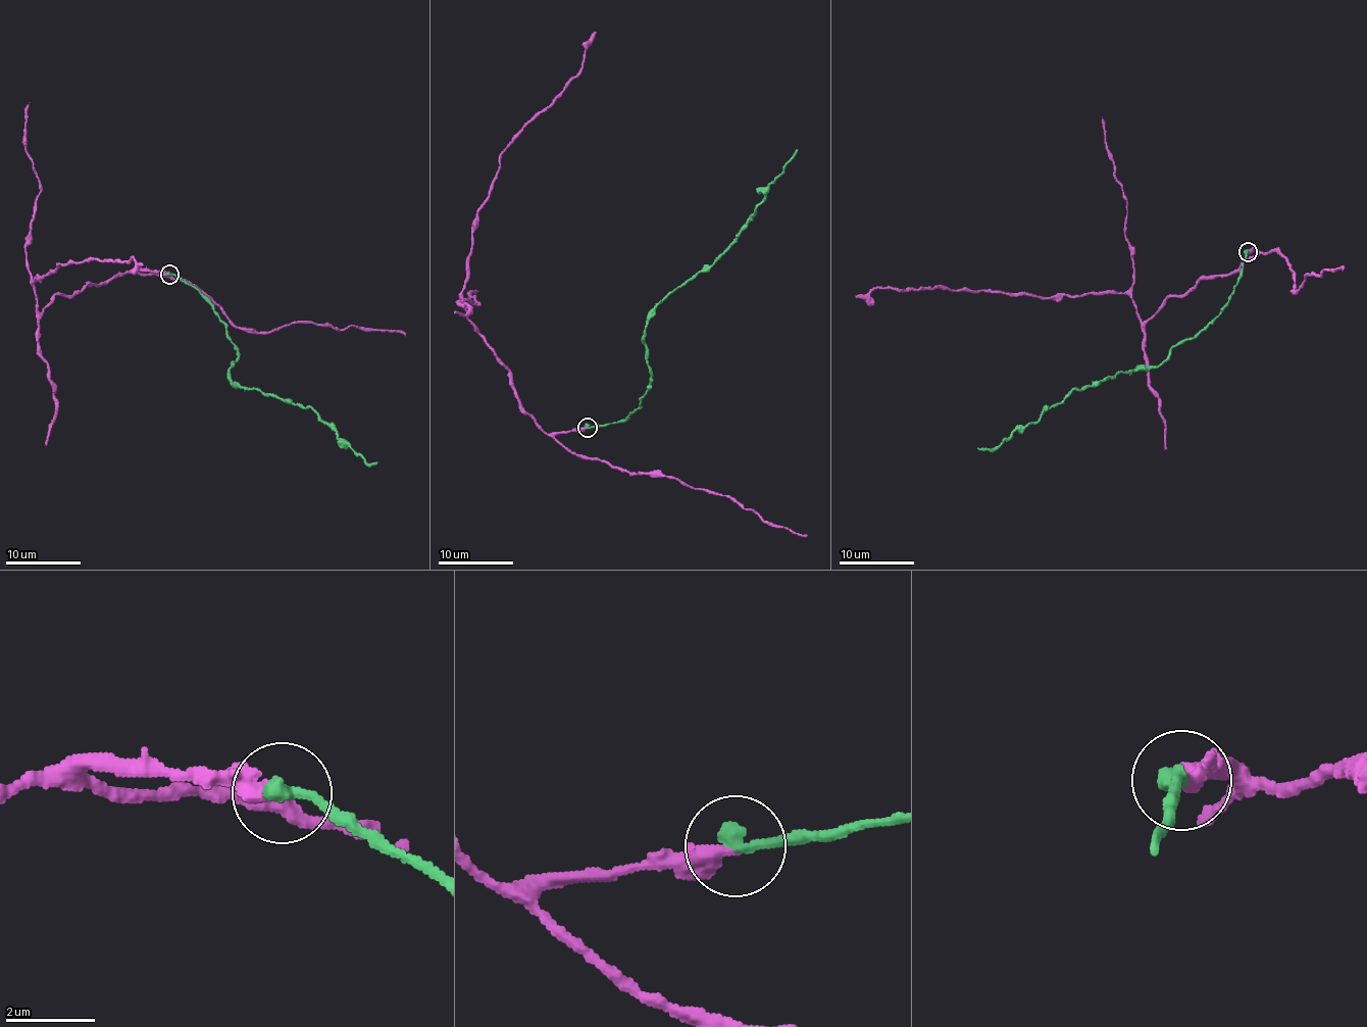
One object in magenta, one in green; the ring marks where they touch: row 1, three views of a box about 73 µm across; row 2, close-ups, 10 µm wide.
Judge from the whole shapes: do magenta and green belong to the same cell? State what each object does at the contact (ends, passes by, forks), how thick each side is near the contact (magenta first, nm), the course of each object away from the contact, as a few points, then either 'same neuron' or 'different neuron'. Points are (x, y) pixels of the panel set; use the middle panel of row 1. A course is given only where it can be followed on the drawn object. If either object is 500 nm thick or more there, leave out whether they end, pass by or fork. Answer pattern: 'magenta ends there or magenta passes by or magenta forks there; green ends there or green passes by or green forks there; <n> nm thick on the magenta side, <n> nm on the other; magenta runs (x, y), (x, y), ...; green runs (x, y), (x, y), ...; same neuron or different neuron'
magenta ends there; green ends there; 320 nm thick on the magenta side, 400 nm on the other; magenta runs (588, 428), (547, 435), (462, 294), (472, 221), (499, 153), (580, 67), (597, 33); green runs (588, 428), (624, 422), (640, 404), (651, 381), (647, 318), (671, 292), (708, 271), (797, 150); same neuron

